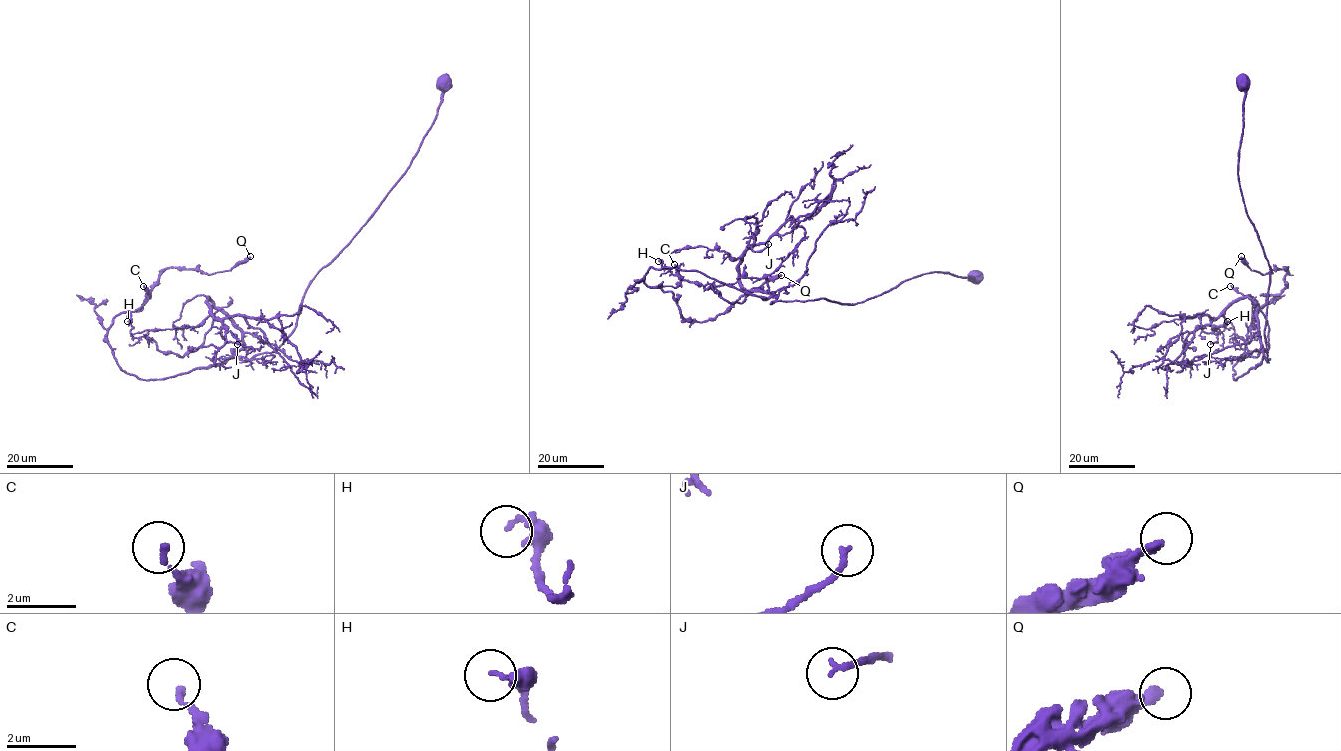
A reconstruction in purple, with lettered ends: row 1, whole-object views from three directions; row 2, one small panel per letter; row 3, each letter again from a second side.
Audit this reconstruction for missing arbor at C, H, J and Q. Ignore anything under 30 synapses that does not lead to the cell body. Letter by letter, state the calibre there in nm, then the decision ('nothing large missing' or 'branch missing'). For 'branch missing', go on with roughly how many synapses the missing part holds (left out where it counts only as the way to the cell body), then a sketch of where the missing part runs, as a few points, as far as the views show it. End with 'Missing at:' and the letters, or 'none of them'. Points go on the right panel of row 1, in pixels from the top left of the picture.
C: calibre 150 nm; nothing large missing
H: calibre 240 nm; nothing large missing
J: calibre 160 nm; nothing large missing
Q: calibre 240 nm; nothing large missing
Missing at: none of them

